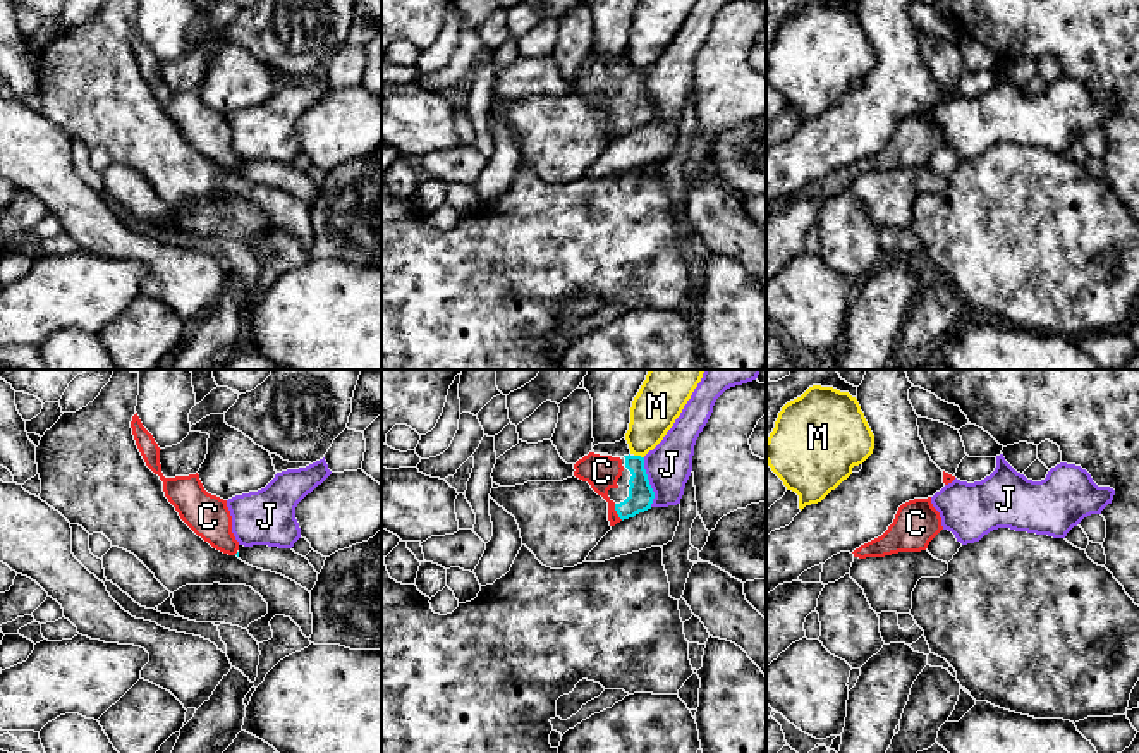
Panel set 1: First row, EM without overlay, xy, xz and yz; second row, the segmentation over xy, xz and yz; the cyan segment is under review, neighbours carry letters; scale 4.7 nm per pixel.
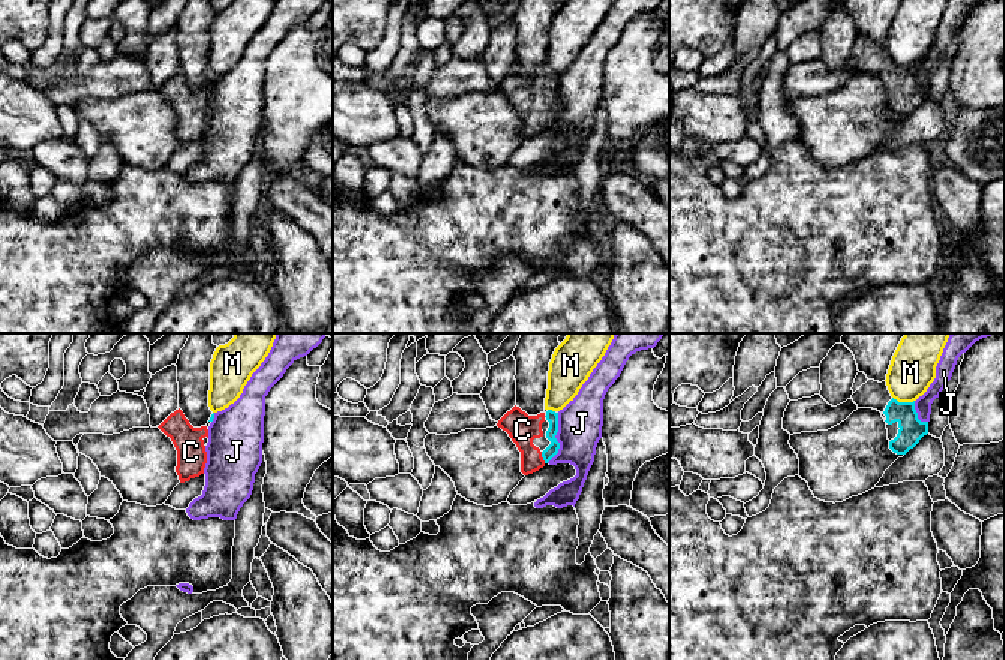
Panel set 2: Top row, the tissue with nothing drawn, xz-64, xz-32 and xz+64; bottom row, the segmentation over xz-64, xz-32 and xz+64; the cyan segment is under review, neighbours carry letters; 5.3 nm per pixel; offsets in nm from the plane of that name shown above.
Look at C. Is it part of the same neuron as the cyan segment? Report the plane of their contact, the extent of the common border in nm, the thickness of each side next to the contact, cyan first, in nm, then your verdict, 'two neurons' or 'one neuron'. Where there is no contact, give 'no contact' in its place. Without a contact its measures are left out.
meets cyan in xz; contact 90 nm long; 120 nm thick on the cyan side, 160 nm on the other; one neuron

